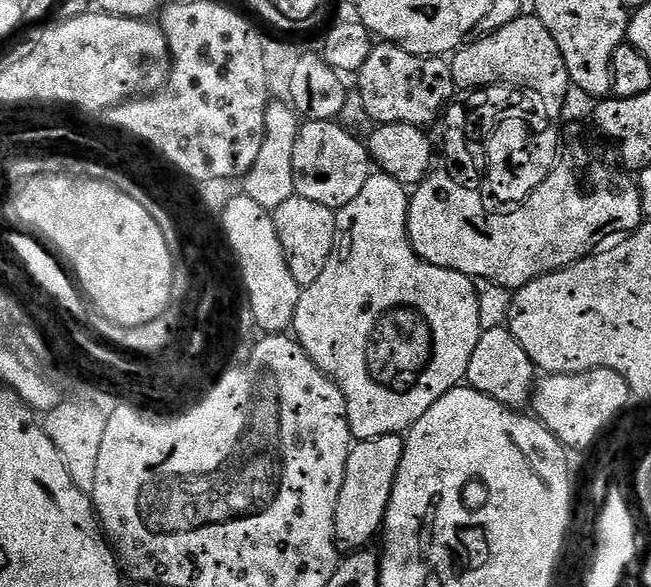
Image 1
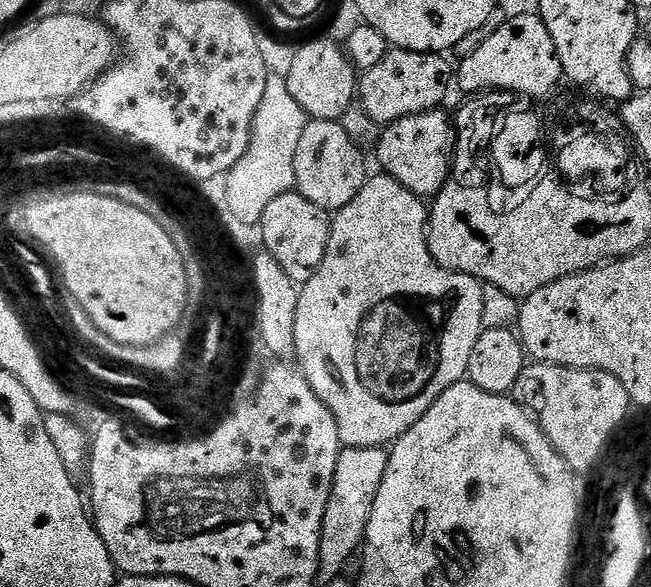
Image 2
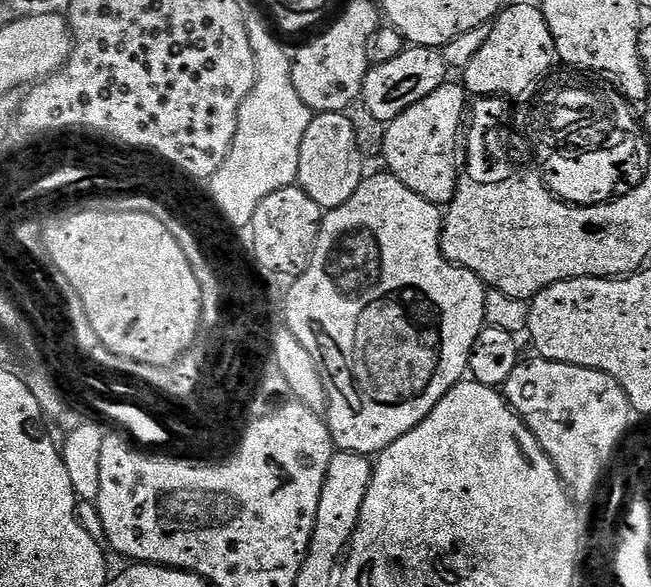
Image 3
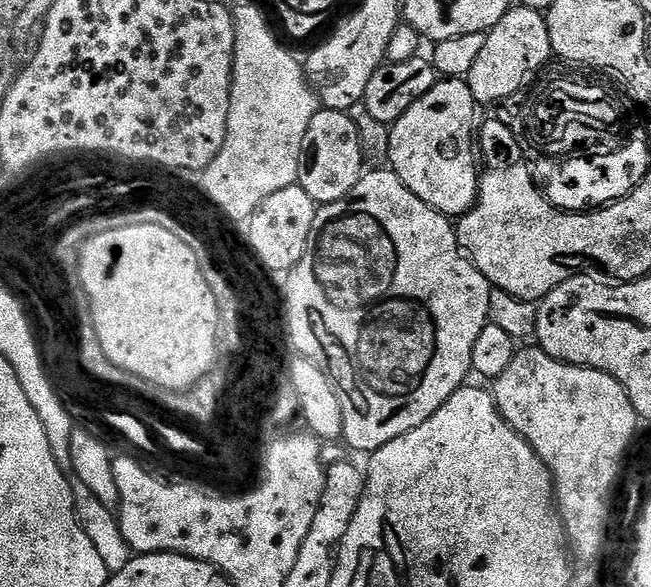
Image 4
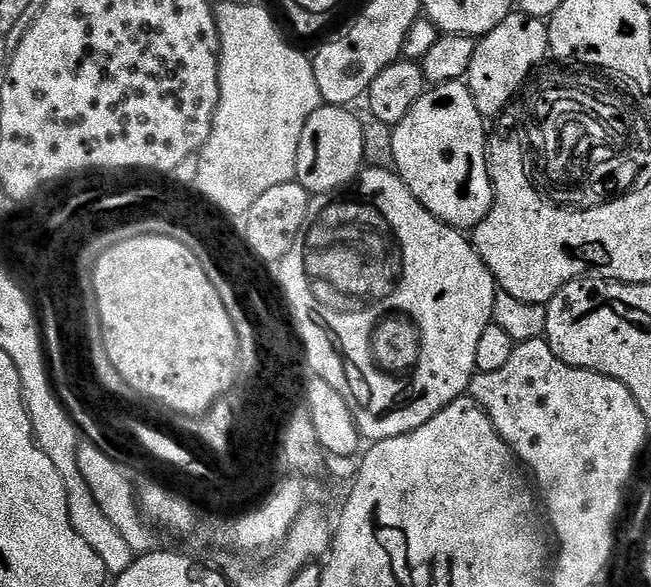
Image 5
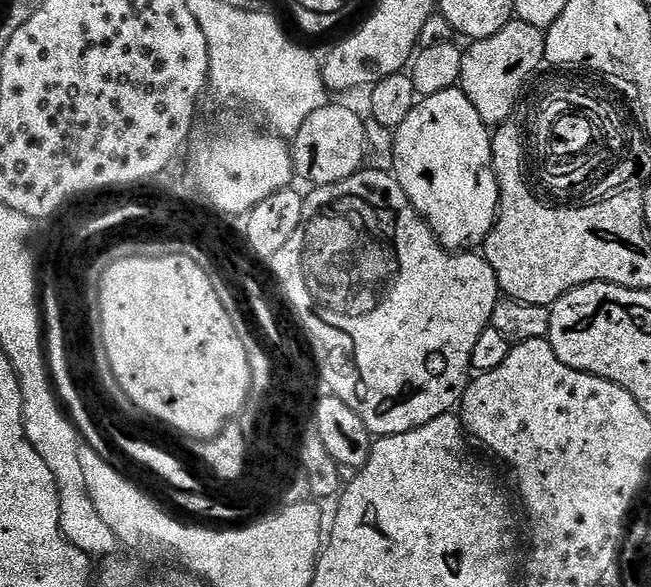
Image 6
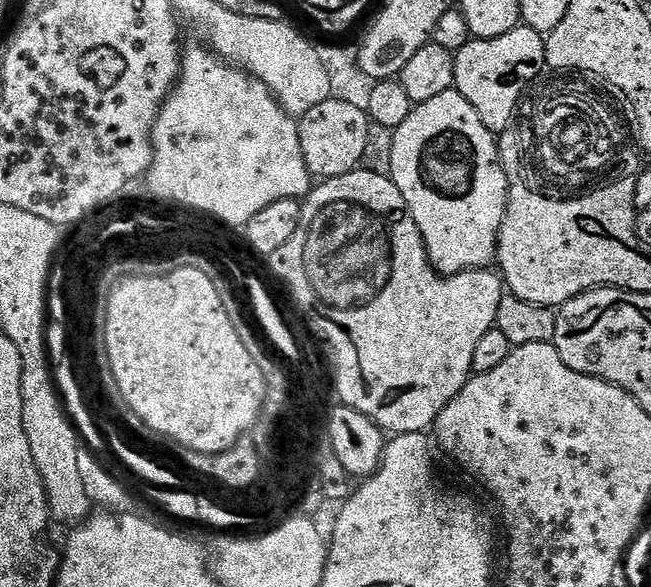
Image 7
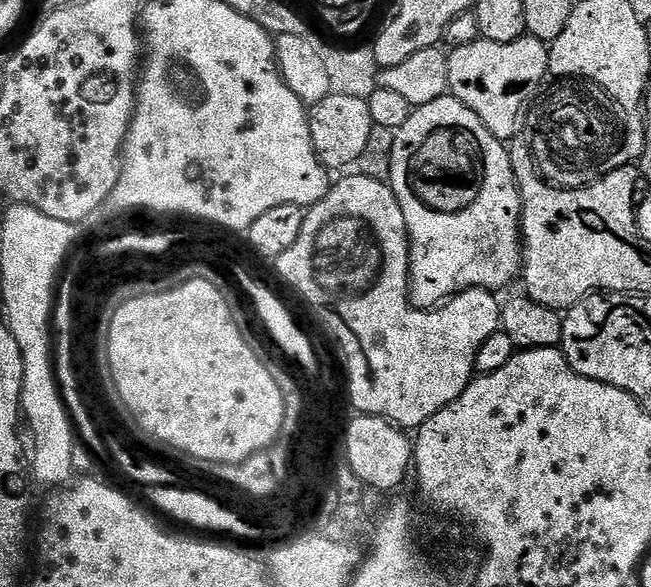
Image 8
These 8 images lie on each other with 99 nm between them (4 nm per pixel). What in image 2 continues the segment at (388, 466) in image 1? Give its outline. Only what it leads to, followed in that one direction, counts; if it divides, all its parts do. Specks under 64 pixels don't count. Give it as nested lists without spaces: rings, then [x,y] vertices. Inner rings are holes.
[[[344,448],[341,451],[322,522],[321,565],[344,564],[352,555],[357,555],[358,549],[363,545],[370,510],[374,506],[378,486],[382,486],[387,465],[388,452],[384,448]]]

